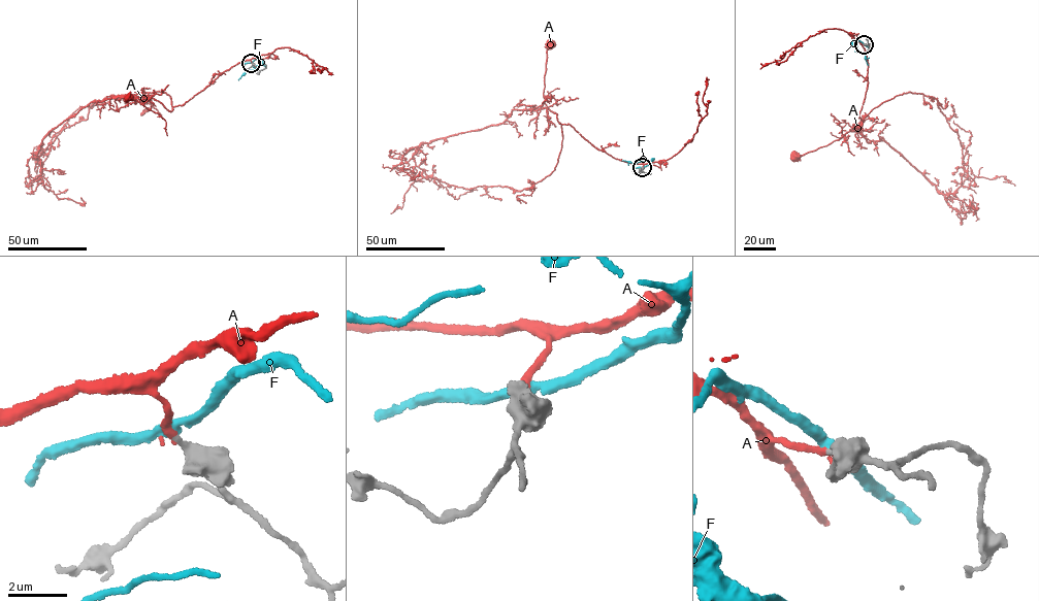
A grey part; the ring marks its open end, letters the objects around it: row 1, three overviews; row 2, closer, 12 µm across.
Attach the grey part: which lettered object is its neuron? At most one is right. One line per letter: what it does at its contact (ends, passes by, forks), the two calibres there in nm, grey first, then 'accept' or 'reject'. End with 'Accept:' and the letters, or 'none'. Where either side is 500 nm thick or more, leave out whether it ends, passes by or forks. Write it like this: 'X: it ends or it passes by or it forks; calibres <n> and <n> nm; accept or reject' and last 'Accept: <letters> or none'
A: it ends; calibres 340 and 200 nm; accept
F: it passes by; calibres 340 and 320 nm; reject
Accept: A

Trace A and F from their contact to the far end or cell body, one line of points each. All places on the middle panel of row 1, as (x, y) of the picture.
A: (642, 167), (598, 149), (569, 124), (559, 122), (556, 113), (538, 109), (545, 101), (550, 44)
F: (643, 167), (651, 162), (622, 161)

